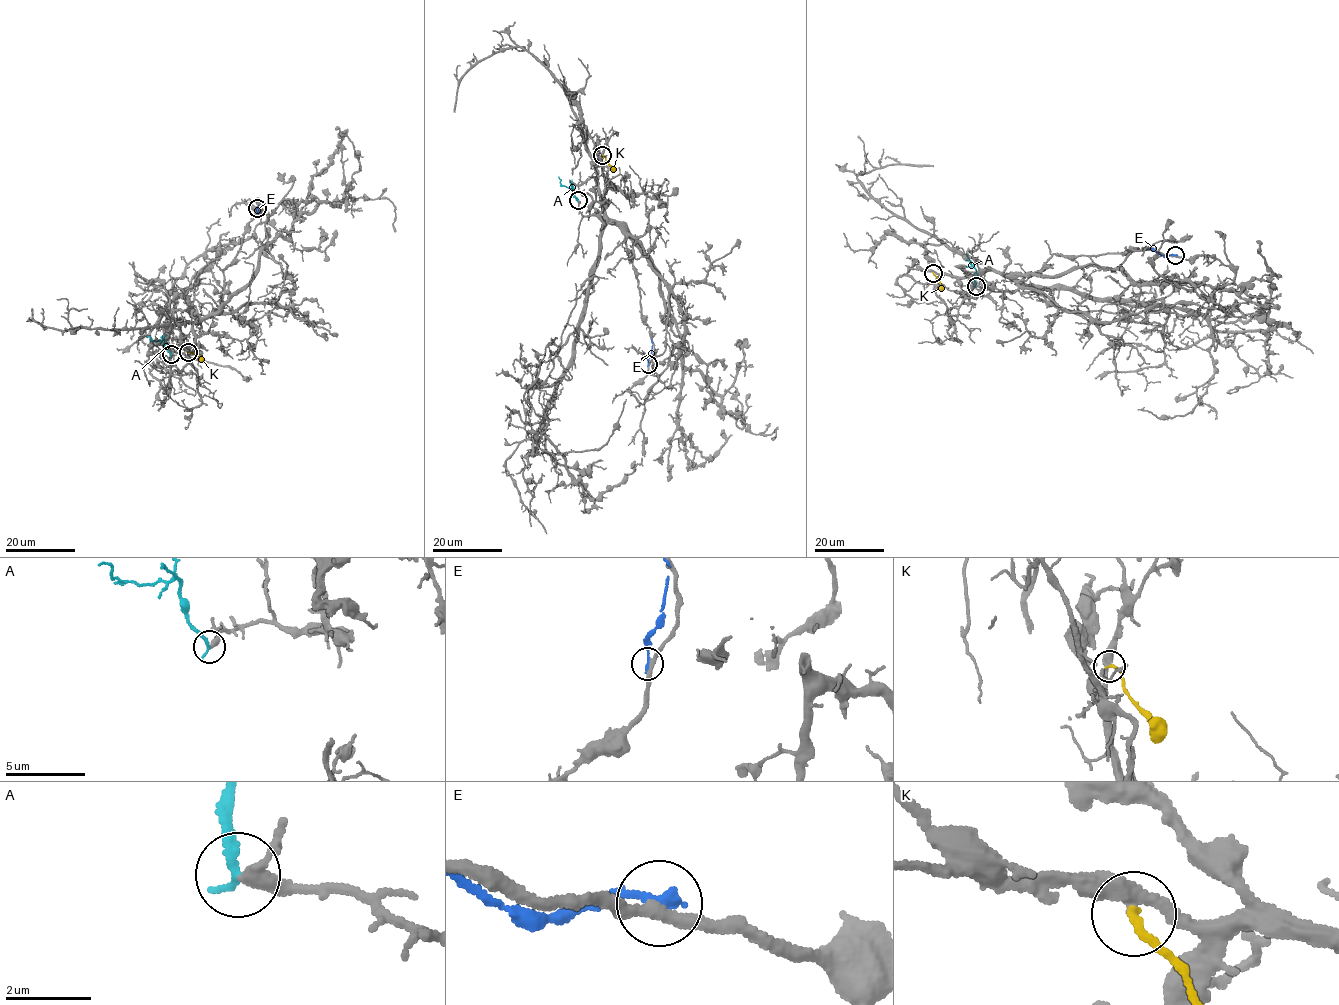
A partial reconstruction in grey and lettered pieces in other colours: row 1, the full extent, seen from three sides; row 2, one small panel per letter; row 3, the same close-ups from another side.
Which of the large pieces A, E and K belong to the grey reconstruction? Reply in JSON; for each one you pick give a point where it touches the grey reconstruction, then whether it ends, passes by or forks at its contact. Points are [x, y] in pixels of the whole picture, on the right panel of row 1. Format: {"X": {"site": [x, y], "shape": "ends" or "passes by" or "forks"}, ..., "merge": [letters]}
{"A": {"site": [976, 286], "shape": "ends"}, "merge": ["A"]}

